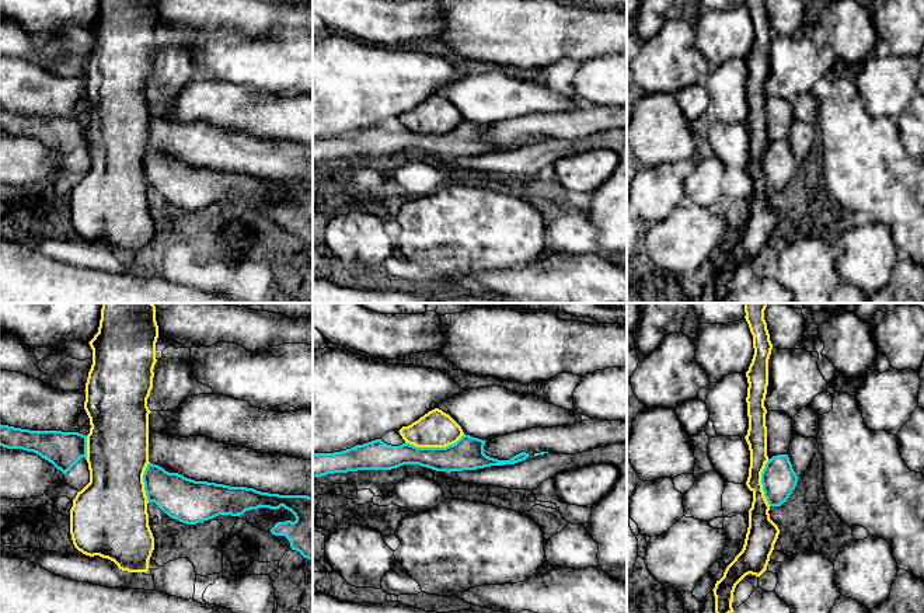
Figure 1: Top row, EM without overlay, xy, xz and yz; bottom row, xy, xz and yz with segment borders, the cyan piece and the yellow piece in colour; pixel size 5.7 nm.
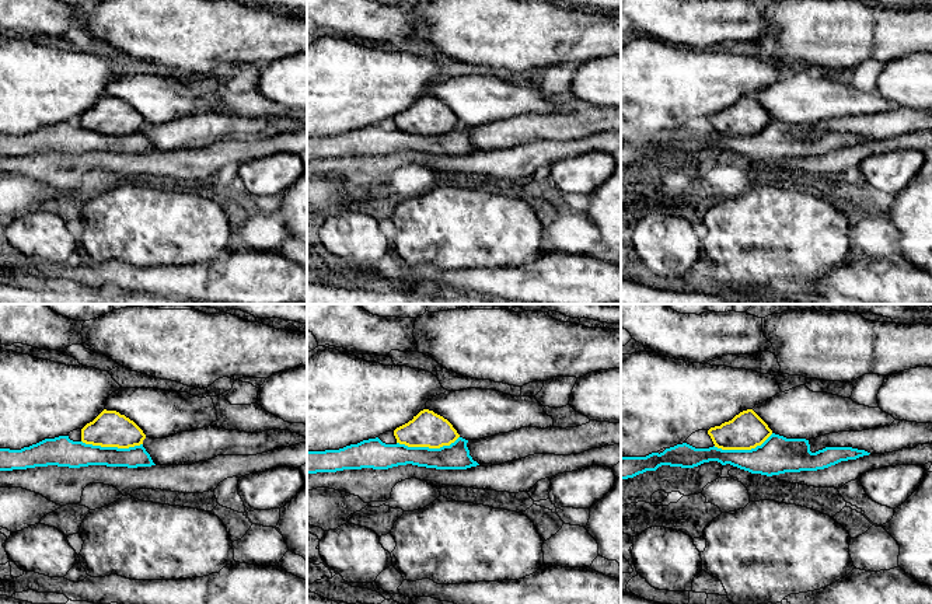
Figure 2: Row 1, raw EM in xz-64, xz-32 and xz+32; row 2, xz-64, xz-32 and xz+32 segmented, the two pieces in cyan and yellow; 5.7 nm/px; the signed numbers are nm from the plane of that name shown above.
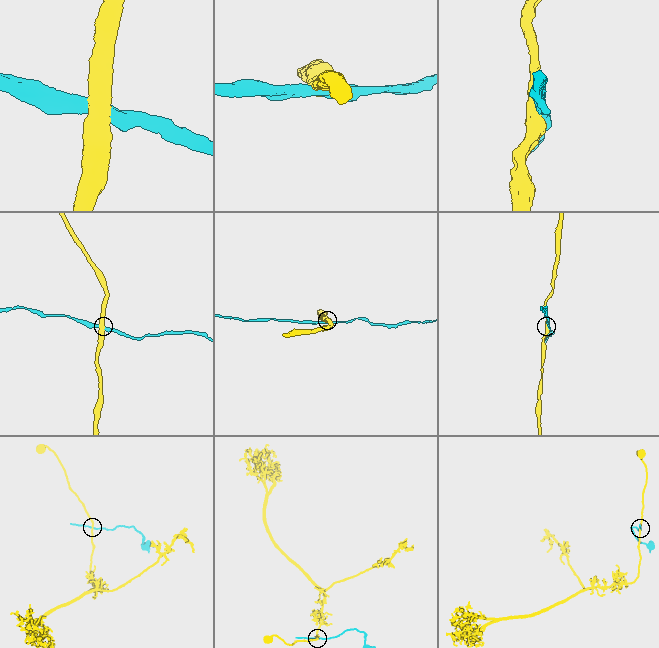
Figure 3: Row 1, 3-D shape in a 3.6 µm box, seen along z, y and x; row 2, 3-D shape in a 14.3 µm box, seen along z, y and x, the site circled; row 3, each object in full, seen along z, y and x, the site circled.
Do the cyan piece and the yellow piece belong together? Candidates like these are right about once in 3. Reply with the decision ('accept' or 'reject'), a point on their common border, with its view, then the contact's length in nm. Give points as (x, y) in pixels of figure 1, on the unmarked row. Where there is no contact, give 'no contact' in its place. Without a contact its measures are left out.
reject; meets cyan in xz at (435, 133); contact 340 nm long

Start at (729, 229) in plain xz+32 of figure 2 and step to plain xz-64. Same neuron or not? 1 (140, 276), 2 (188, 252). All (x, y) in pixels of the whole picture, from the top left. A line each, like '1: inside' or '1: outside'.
1: outside
2: inside

